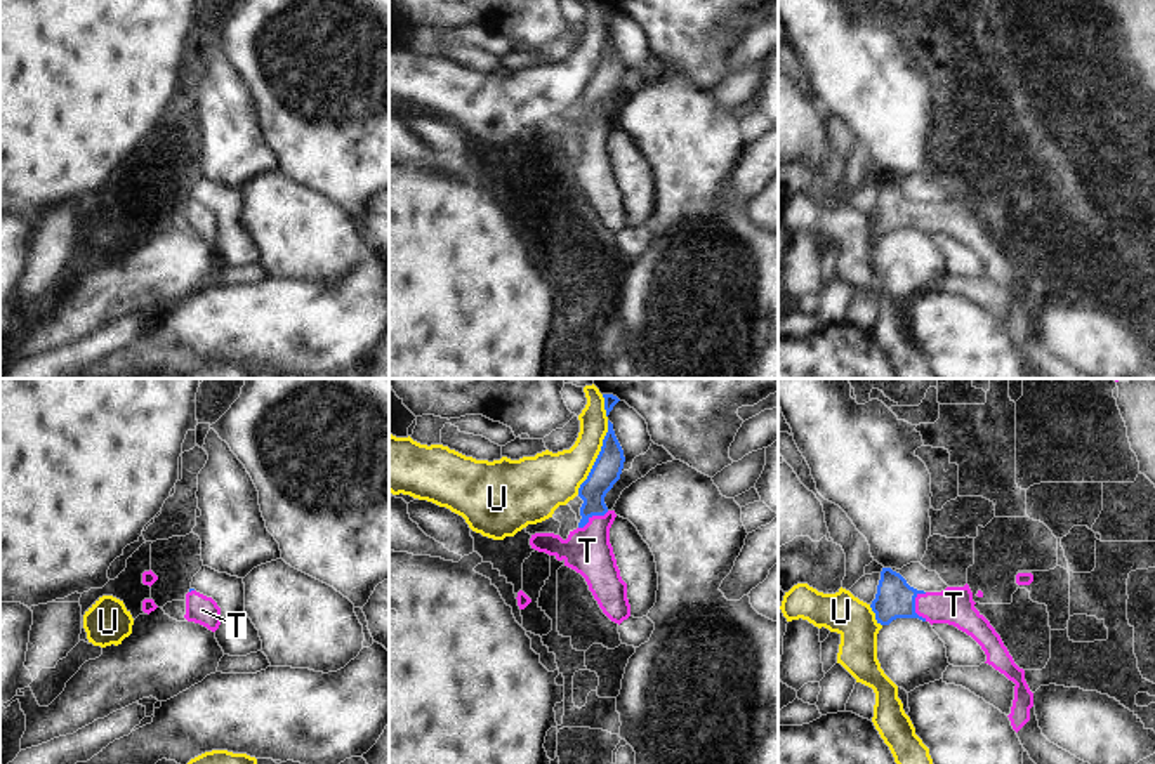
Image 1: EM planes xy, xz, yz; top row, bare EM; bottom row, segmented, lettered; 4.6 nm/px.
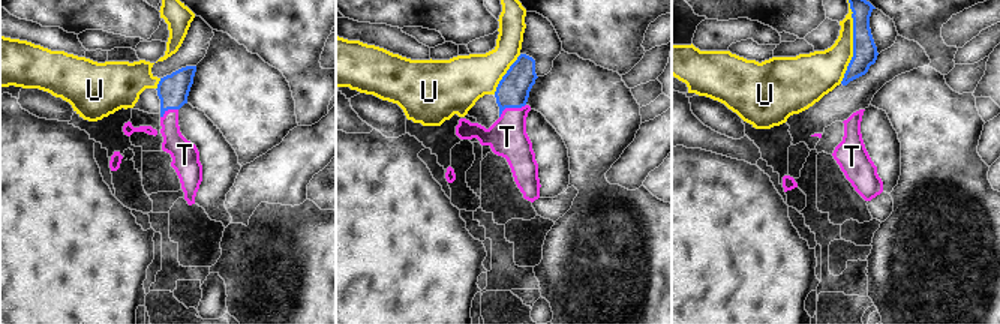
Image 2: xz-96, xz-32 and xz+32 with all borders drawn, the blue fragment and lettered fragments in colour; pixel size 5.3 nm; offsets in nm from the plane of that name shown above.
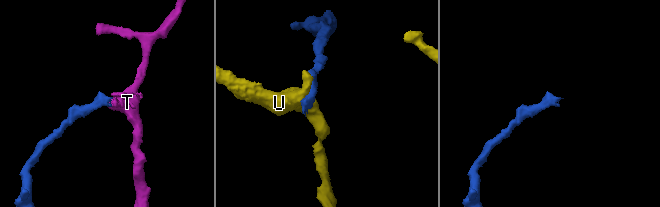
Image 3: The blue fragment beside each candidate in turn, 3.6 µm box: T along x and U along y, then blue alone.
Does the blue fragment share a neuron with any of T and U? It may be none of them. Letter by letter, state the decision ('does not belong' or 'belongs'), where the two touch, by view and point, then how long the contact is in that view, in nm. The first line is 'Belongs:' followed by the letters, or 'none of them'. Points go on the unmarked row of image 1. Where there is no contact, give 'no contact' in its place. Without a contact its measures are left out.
Belongs: T
T: belongs; contact yz (914, 219); length 140 nm
U: does not belong; contact xz (598, 68); length 380 nm

